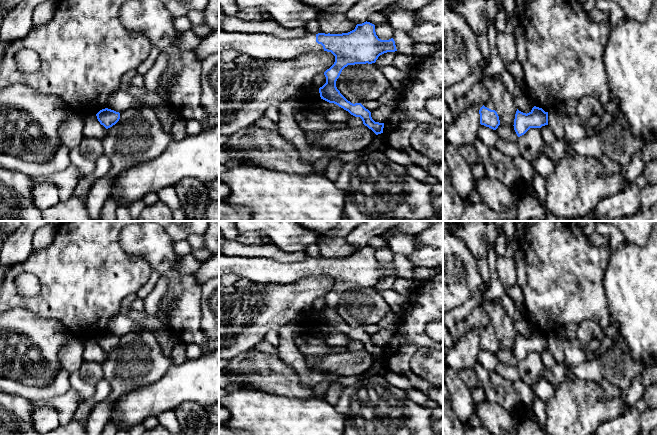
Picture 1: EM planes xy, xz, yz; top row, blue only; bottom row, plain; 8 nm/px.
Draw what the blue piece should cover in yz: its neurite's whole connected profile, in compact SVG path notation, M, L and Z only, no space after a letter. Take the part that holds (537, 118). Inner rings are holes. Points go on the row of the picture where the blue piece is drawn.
M534 106L529 113L517 109L514 119L514 130L518 137L524 135L530 128L541 128L548 125L548 112Z

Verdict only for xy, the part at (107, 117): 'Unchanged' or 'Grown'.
Unchanged

